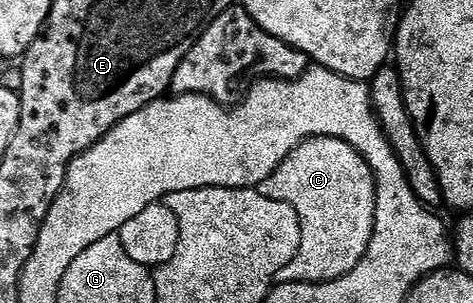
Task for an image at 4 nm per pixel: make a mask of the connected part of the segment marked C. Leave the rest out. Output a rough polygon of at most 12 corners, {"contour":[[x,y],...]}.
{"contour":[[334,137],[259,186],[299,215],[274,286],[333,282],[373,241],[374,175]]}

